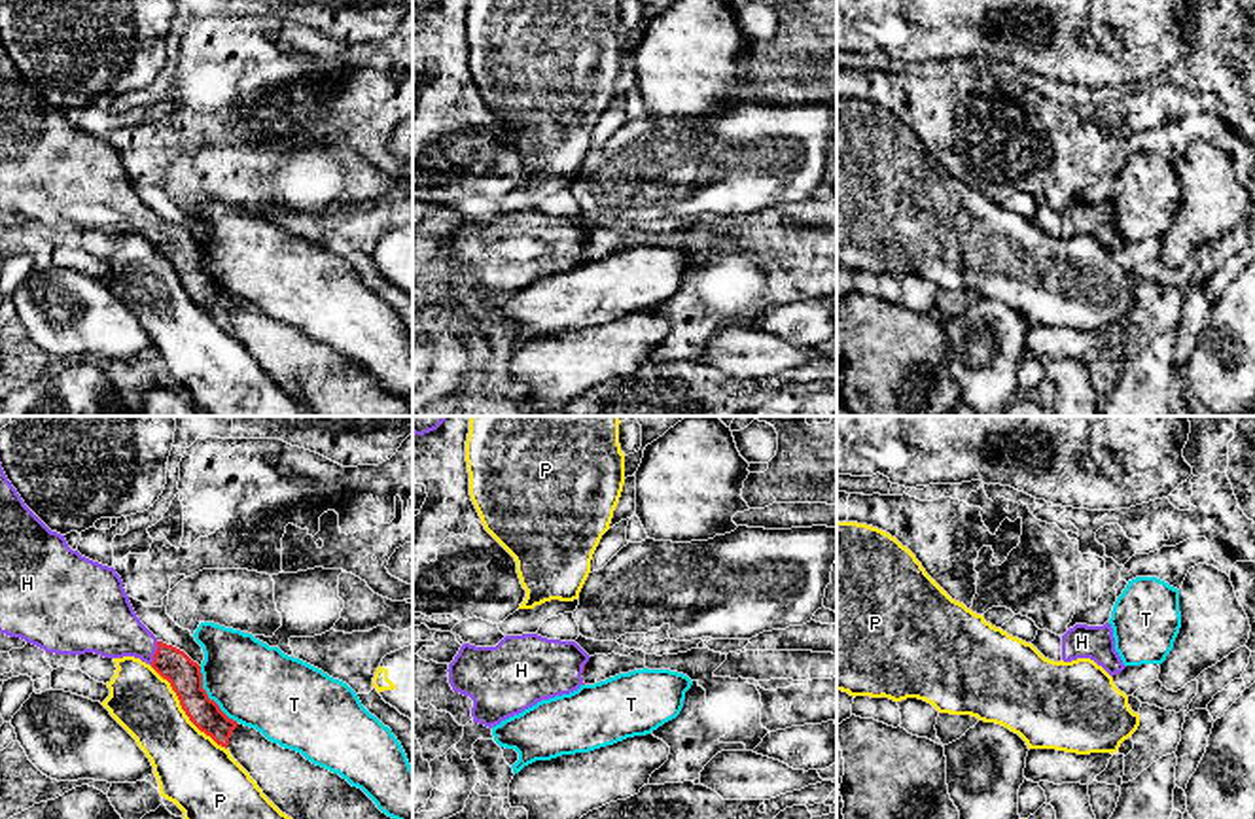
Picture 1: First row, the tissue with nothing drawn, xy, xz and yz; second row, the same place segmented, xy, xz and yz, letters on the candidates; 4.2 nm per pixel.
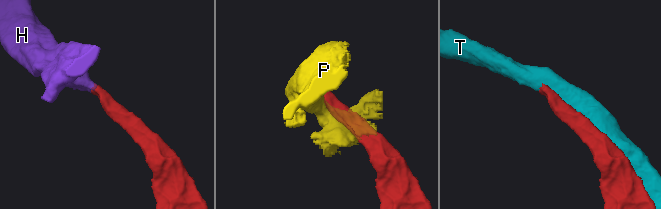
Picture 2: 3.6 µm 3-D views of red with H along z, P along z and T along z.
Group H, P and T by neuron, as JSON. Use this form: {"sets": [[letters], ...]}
{"sets": [["H"], ["P"], ["T"]]}

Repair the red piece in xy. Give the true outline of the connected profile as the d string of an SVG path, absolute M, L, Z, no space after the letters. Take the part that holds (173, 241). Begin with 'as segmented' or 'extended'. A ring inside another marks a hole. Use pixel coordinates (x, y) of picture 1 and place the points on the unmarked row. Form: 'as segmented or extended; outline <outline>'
extended; outline M0 40L0 210L21 214L45 229L104 235L134 233L150 240L176 269L189 297L218 322L229 322L237 297L203 265L201 242L184 227L159 218L136 193L121 153L72 127L21 76Z

